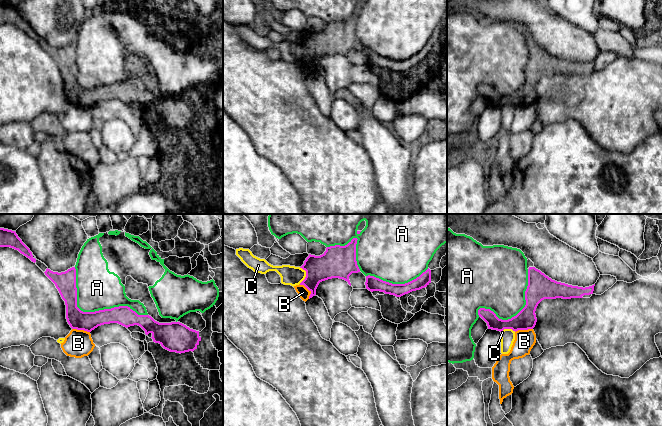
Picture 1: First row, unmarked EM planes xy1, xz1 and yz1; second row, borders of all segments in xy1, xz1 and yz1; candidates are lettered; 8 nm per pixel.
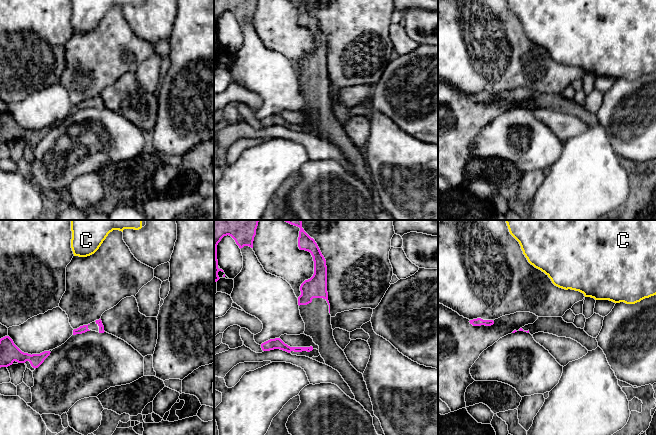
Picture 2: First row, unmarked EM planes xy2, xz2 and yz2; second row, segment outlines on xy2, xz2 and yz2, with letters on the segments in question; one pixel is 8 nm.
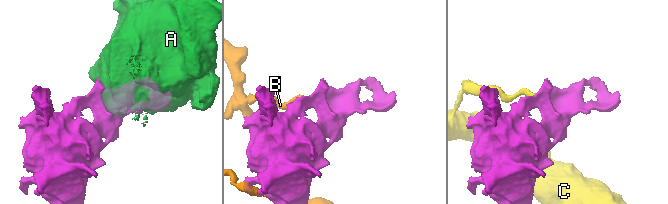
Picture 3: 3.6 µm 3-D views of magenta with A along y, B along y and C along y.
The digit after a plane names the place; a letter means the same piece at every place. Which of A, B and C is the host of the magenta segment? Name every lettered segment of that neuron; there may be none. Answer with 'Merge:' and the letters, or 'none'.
Merge: none

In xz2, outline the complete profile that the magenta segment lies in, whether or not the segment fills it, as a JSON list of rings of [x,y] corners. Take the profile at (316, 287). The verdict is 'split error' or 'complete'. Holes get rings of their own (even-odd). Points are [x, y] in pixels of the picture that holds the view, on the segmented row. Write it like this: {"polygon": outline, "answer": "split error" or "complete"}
{"polygon": [[[301,220],[284,221],[300,228],[298,247],[300,250],[310,252],[314,261],[314,274],[301,284],[301,295],[298,297],[300,315],[305,323],[304,334],[310,336],[319,346],[319,353],[325,364],[340,373],[354,394],[355,400],[374,417],[373,405],[363,374],[351,365],[333,336],[326,260],[315,240],[302,228]]], "answer": "split error"}

